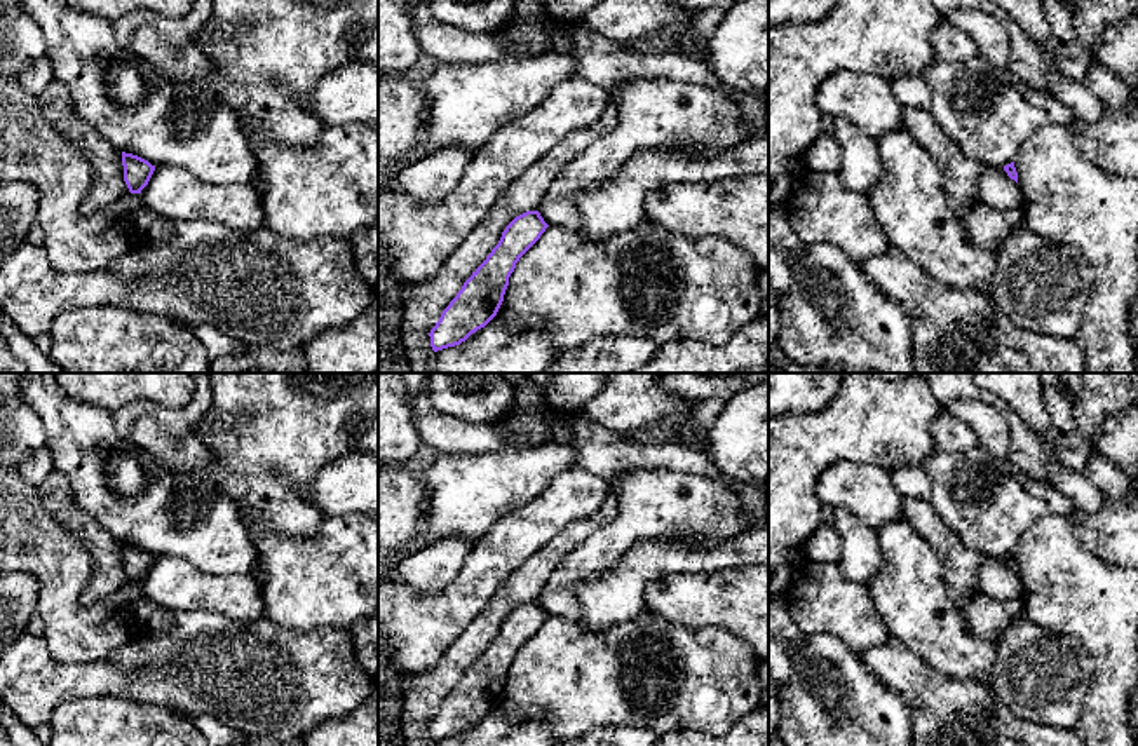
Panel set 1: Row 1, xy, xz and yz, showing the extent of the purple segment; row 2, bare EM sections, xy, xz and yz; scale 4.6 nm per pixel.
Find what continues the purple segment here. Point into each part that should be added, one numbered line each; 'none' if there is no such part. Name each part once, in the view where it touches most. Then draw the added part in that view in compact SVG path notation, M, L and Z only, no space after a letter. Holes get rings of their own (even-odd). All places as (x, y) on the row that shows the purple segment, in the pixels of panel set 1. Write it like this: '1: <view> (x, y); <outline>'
none

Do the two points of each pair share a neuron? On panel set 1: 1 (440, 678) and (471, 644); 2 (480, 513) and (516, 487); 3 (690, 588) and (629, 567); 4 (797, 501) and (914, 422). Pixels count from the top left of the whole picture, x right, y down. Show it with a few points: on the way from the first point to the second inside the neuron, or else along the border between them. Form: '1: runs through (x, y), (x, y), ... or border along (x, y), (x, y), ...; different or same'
1: runs through (448, 670), (462, 652); same
2: runs through (488, 504), (508, 487); same
3: border along (699, 570), (654, 577), (643, 590), (643, 607); different
4: runs through (811, 466), (847, 429), (865, 422), (879, 422); same

